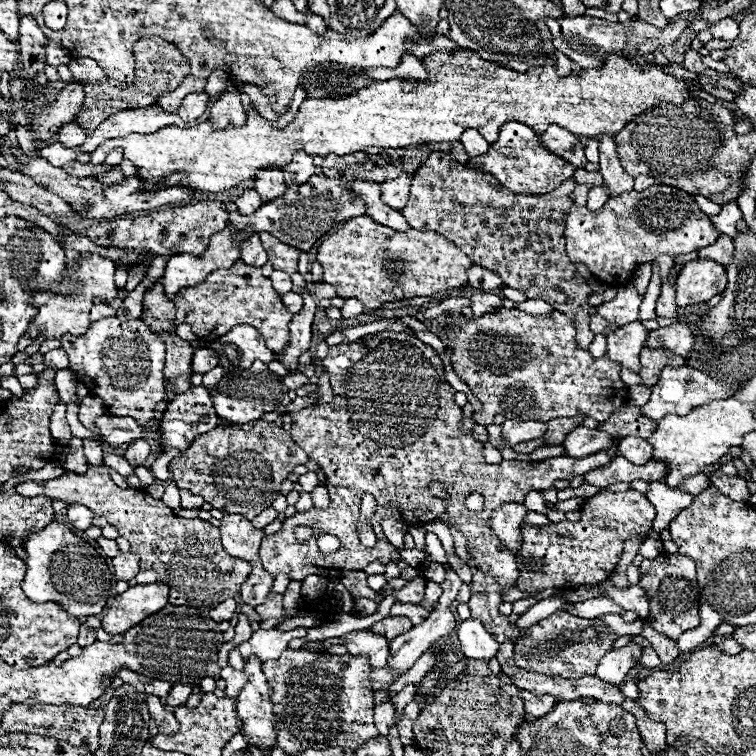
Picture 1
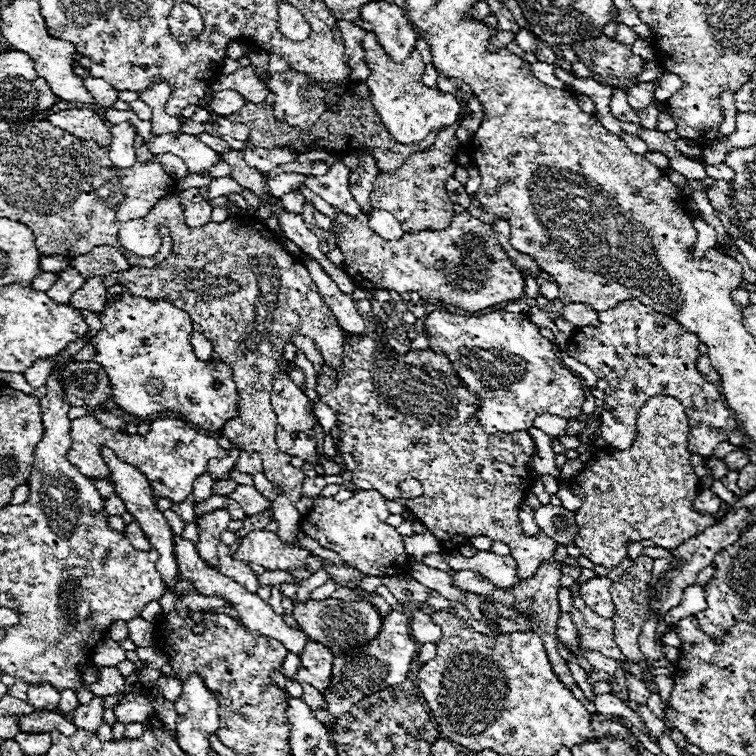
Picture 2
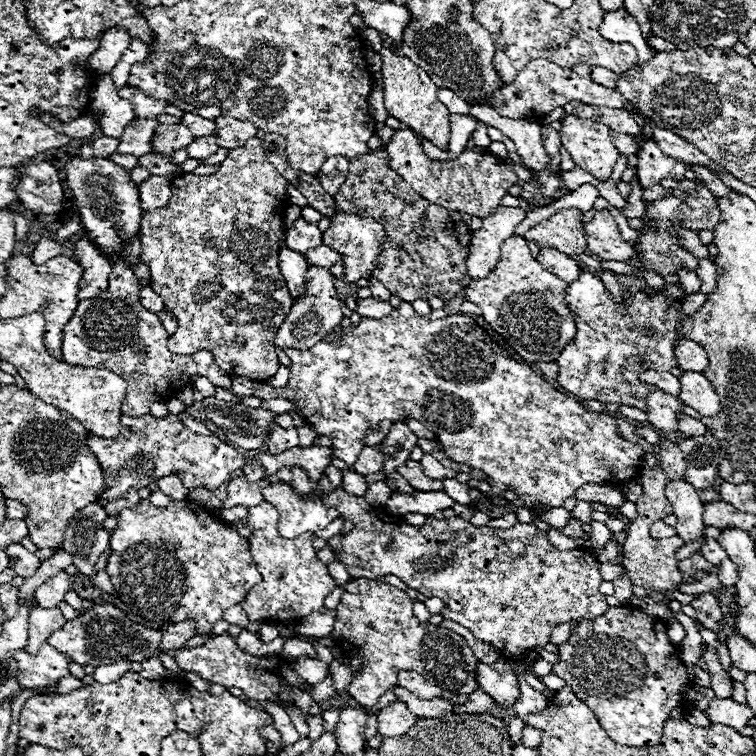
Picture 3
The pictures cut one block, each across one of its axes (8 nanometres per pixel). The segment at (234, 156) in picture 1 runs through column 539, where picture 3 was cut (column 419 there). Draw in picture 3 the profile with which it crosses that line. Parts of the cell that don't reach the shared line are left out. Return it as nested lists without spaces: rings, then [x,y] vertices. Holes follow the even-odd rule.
[[[390,48],[380,50],[382,56],[382,78],[384,78],[384,102],[390,116],[398,118],[404,126],[416,130],[420,136],[430,138],[434,146],[440,150],[446,150],[448,138],[450,138],[450,112],[448,108],[438,100],[438,88],[430,80],[430,76],[418,68],[410,58],[396,56]]]

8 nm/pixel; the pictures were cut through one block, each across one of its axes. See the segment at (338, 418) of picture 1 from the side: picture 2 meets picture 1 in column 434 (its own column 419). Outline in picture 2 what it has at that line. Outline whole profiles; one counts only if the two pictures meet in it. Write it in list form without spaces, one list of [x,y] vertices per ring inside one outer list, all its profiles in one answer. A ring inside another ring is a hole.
[[[346,336],[346,362],[344,362],[344,374],[340,376],[340,382],[338,386],[334,386],[334,370],[324,366],[322,368],[322,376],[318,376],[318,384],[316,384],[316,392],[318,392],[318,398],[320,402],[328,404],[330,408],[334,408],[338,412],[338,430],[340,430],[340,442],[338,442],[338,452],[346,452],[354,458],[356,466],[354,466],[354,476],[352,476],[352,484],[354,488],[358,490],[378,490],[384,498],[388,500],[394,500],[394,502],[402,502],[406,506],[406,510],[418,518],[420,522],[424,522],[424,528],[438,538],[438,542],[442,544],[442,552],[448,552],[448,550],[454,550],[454,548],[460,548],[464,544],[468,544],[470,538],[474,536],[488,536],[490,540],[498,540],[498,542],[504,542],[510,546],[510,556],[516,560],[516,566],[518,566],[518,578],[520,580],[528,580],[536,574],[536,568],[550,556],[554,556],[554,550],[556,550],[556,542],[546,536],[546,534],[536,534],[536,536],[526,536],[522,526],[520,526],[520,518],[518,518],[518,510],[520,510],[520,504],[524,502],[528,490],[530,490],[530,484],[532,484],[532,472],[530,472],[530,458],[534,454],[534,442],[530,438],[528,432],[522,432],[522,434],[486,434],[482,430],[482,426],[478,426],[478,422],[474,422],[474,414],[478,410],[478,398],[476,394],[470,394],[460,378],[456,378],[450,362],[446,360],[446,356],[442,354],[434,354],[430,348],[426,350],[416,350],[416,352],[408,352],[408,354],[402,354],[398,356],[394,350],[390,350],[388,346],[384,346],[376,336]],[[408,478],[416,478],[418,482],[422,482],[422,496],[420,498],[414,498],[414,500],[404,500],[402,494],[398,492],[398,484],[408,480]]]

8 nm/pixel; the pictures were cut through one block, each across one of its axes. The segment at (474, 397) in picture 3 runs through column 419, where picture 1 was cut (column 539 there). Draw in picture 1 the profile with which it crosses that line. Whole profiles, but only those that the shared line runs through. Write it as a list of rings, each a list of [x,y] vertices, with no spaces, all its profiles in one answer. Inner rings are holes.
[[[500,308],[492,314],[484,314],[476,320],[465,318],[462,314],[453,313],[446,318],[445,328],[439,333],[439,337],[444,343],[445,347],[450,347],[452,352],[452,366],[454,366],[454,372],[470,386],[470,390],[478,396],[478,400],[482,402],[482,412],[474,416],[474,422],[478,424],[484,424],[488,426],[492,422],[492,418],[496,414],[506,414],[508,420],[540,420],[540,422],[548,422],[552,418],[560,418],[560,416],[578,416],[578,414],[584,414],[586,417],[594,418],[598,422],[604,422],[606,418],[610,418],[610,414],[614,414],[616,410],[620,410],[622,406],[628,404],[628,388],[626,384],[620,380],[620,370],[622,366],[614,360],[610,360],[608,356],[602,356],[602,358],[594,358],[588,350],[582,350],[578,344],[576,344],[576,326],[570,318],[566,318],[566,314],[554,310],[550,314],[544,314],[544,316],[530,316],[530,314],[524,314],[520,310],[508,310],[508,308]]]

